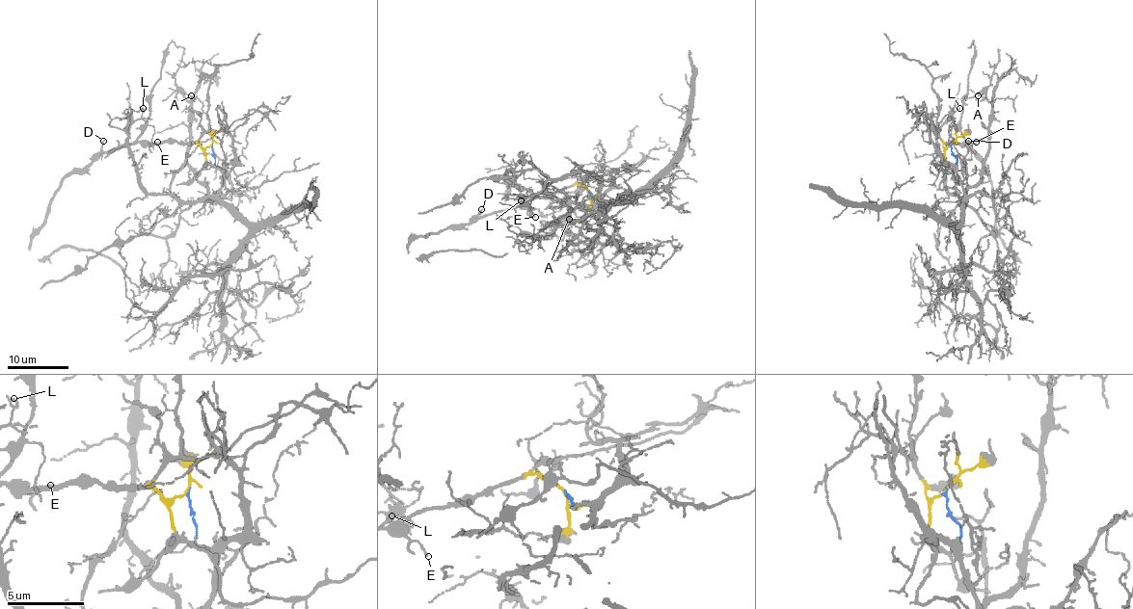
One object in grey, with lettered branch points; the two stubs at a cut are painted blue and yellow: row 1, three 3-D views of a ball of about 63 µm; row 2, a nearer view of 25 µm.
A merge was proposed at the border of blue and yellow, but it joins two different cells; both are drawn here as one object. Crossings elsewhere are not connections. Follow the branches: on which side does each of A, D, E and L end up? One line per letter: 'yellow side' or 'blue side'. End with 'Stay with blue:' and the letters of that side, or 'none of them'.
A: blue side
D: yellow side
E: yellow side
L: blue side
Stay with blue: A, L

